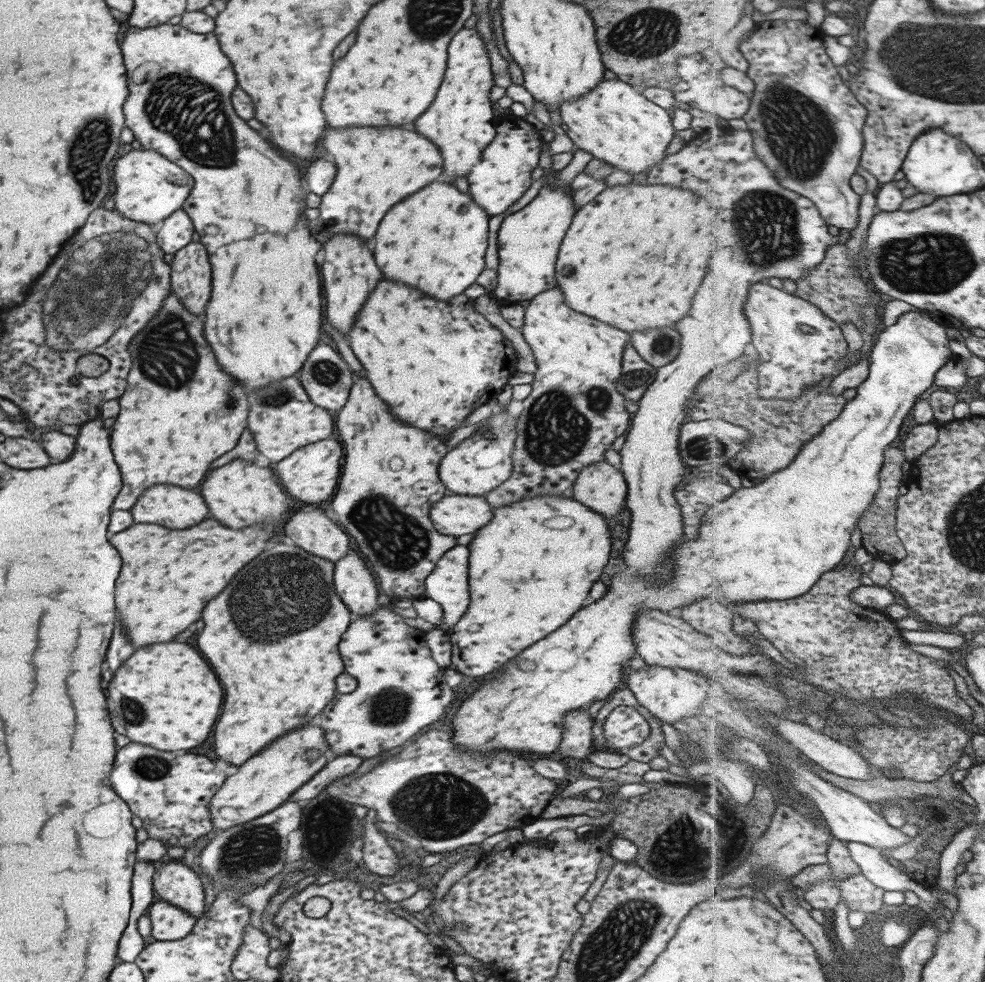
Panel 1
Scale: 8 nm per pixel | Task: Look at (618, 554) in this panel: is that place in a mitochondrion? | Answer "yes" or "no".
no

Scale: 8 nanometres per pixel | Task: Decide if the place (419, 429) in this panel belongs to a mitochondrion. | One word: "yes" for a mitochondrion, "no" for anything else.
no

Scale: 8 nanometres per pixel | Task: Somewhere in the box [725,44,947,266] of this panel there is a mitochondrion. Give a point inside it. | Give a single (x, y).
(792, 124)

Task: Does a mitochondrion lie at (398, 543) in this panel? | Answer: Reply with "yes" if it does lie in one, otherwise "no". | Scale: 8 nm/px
yes

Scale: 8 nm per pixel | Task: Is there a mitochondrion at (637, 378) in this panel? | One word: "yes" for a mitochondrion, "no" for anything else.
yes

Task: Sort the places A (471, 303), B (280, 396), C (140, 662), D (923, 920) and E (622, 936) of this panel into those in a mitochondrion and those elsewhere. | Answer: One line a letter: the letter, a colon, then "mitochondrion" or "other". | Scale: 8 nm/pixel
A: other
B: mitochondrion
C: other
D: other
E: mitochondrion

